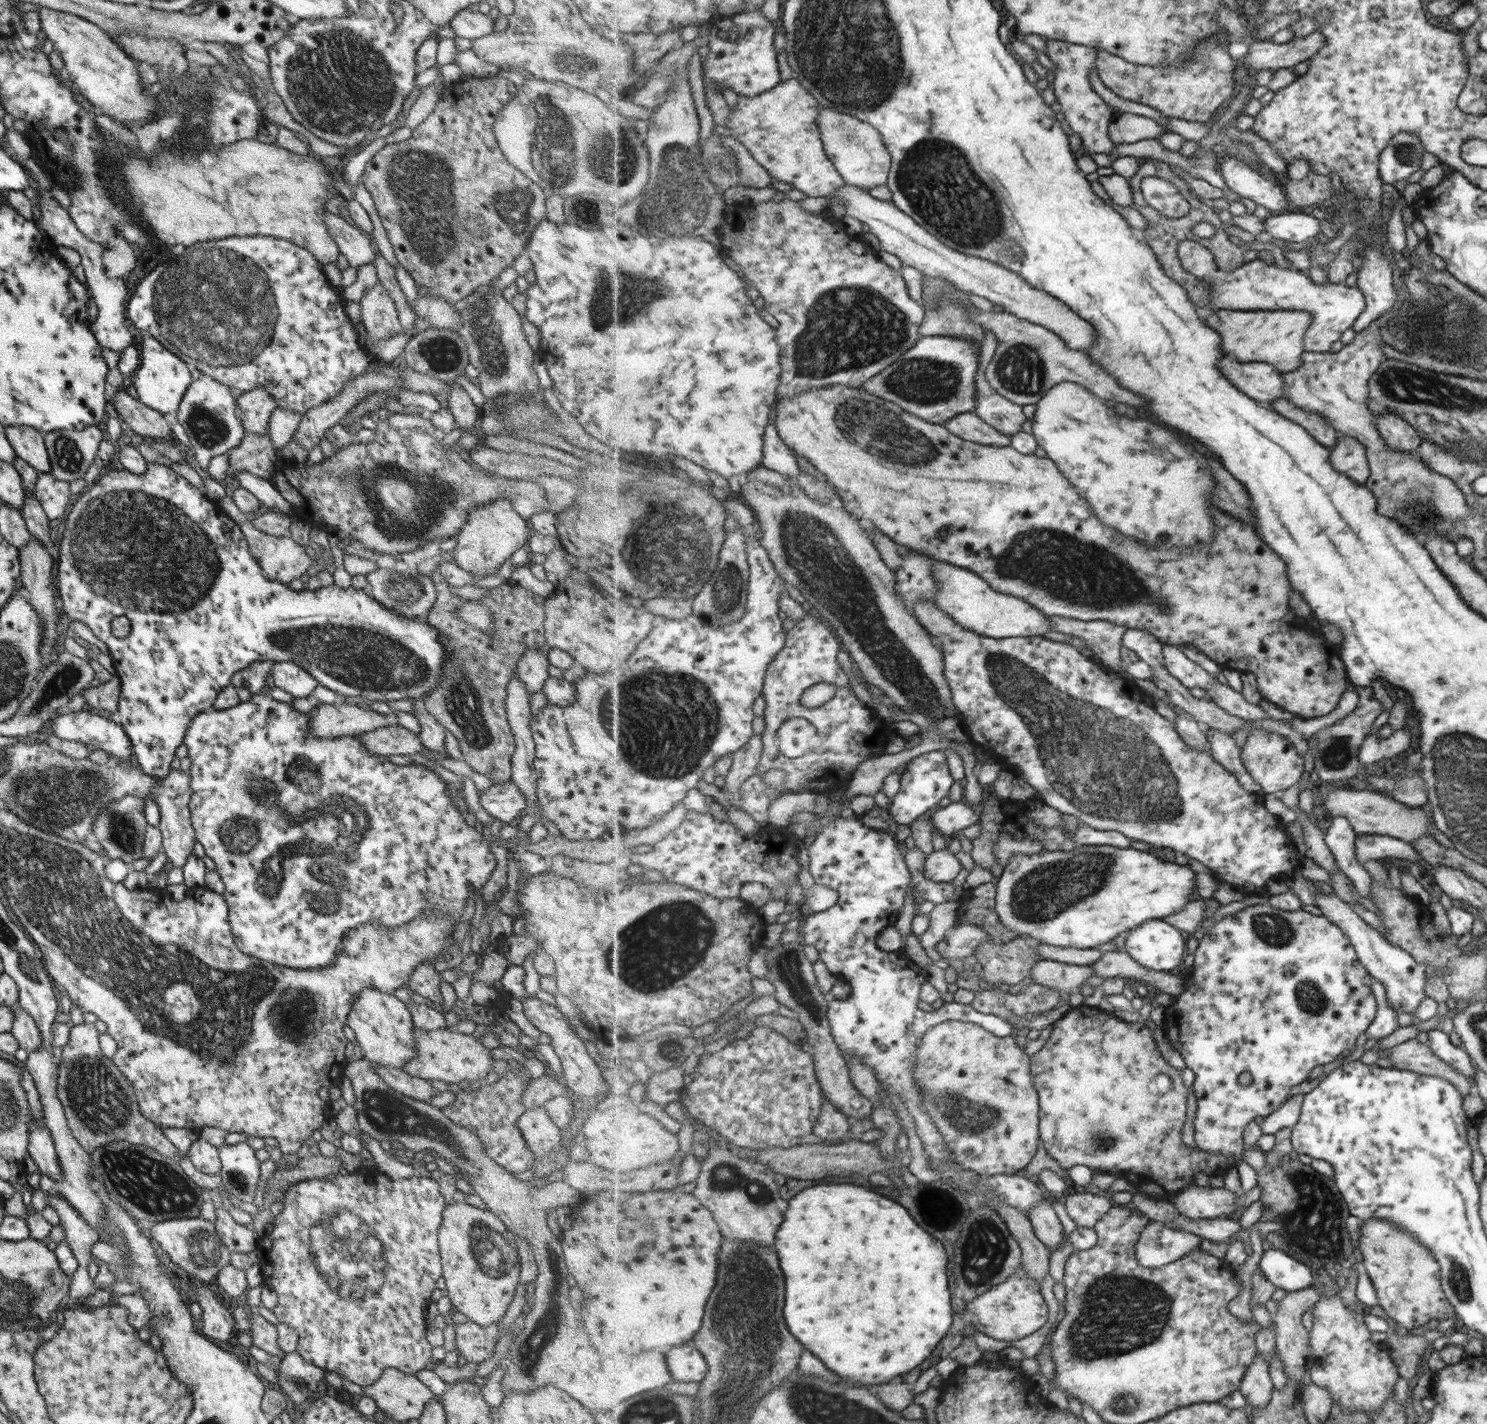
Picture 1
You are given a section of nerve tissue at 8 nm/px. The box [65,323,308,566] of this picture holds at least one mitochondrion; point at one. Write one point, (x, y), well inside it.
(208, 429)

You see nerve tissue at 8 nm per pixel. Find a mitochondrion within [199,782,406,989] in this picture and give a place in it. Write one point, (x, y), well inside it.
(239, 834)

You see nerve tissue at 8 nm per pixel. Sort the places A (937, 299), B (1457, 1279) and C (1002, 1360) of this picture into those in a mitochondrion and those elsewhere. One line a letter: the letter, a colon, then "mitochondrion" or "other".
A: mitochondrion
B: mitochondrion
C: other

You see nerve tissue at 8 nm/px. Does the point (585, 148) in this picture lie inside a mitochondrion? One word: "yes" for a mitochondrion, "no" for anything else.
yes

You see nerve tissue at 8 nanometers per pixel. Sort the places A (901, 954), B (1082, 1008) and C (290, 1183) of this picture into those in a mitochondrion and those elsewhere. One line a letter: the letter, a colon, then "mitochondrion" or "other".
A: other
B: other
C: other

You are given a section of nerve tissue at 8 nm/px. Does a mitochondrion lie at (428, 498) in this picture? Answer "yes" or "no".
yes

